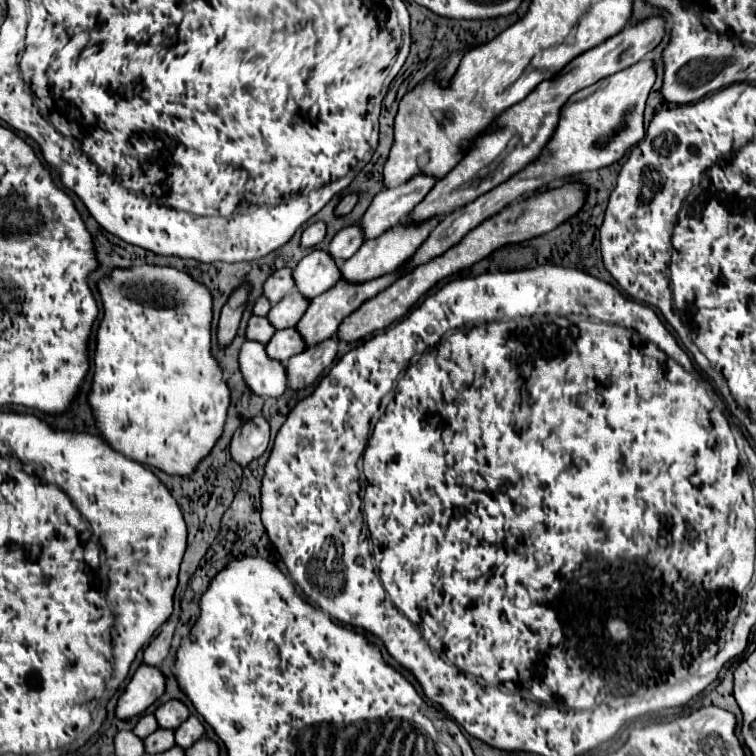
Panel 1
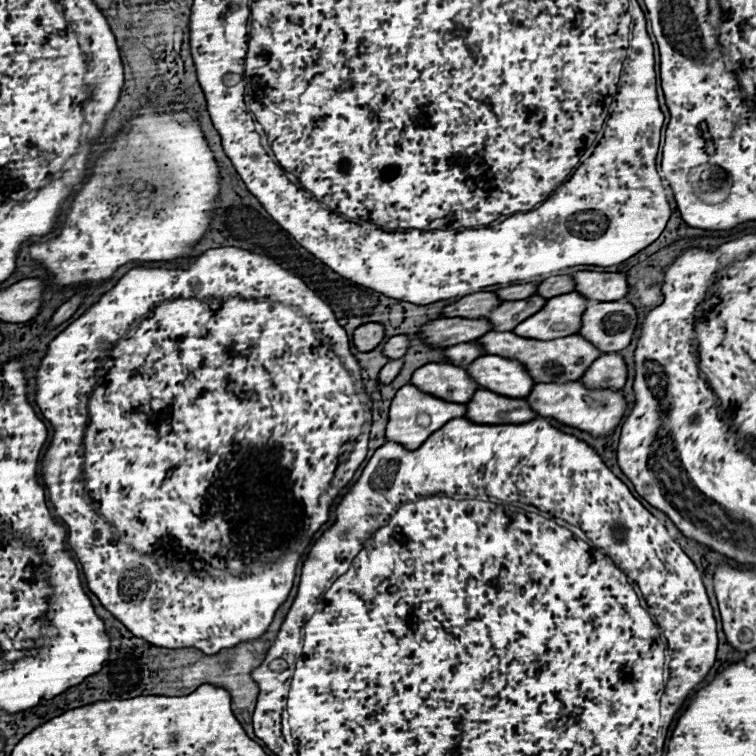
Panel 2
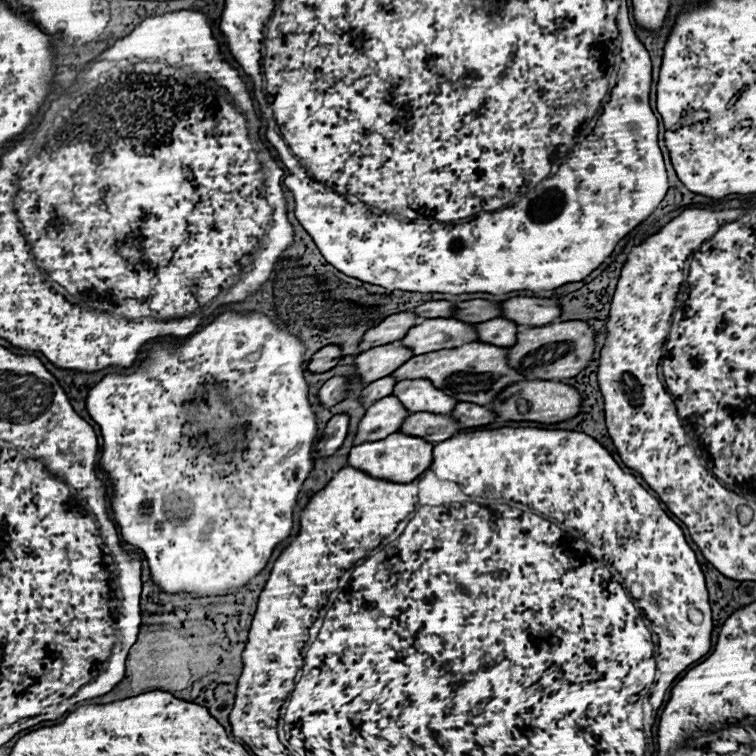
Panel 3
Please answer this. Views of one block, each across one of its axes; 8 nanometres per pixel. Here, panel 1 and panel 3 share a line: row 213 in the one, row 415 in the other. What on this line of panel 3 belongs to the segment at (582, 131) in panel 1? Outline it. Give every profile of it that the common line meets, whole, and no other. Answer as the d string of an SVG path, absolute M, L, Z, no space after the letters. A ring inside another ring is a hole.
M460 402L450 416L456 416L456 420L460 420L462 428L474 428L474 426L484 426L490 424L496 418L496 412L490 410L488 406L480 406L480 404L472 404L472 402Z

